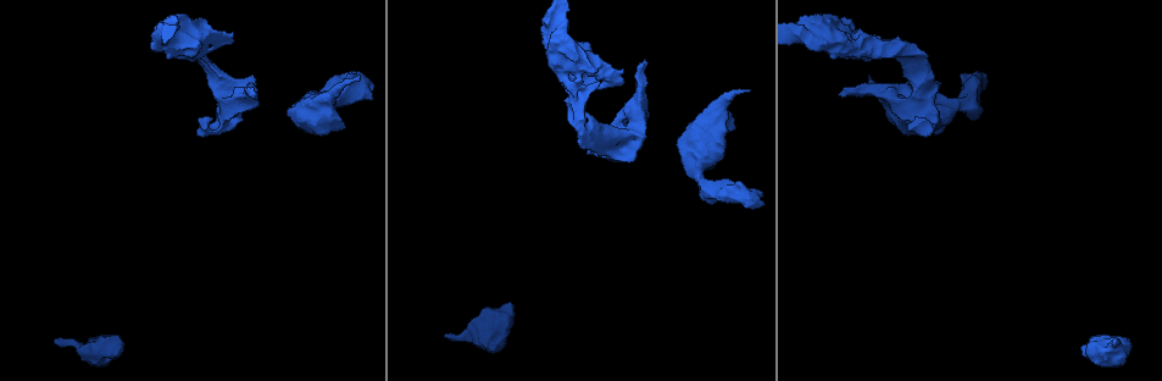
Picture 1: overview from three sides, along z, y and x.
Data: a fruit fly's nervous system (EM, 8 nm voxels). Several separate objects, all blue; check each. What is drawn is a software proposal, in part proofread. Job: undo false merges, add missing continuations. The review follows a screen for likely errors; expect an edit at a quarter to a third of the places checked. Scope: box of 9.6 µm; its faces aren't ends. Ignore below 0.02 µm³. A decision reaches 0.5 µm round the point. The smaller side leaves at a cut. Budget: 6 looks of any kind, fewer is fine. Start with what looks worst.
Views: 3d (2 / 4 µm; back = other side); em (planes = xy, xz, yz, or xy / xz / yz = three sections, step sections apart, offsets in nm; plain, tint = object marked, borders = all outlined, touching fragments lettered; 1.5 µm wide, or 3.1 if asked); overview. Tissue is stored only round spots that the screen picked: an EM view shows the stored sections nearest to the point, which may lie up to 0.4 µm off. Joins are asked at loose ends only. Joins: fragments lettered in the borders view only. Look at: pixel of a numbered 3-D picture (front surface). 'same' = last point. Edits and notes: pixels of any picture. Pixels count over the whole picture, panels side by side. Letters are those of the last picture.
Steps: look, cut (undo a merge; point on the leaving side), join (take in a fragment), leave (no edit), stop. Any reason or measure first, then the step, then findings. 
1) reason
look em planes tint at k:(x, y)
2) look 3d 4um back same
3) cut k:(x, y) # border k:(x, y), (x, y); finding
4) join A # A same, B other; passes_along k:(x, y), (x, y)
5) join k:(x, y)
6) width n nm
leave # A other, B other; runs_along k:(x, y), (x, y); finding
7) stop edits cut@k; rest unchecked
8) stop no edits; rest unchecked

branch stops here
look em xz step 8 borders at 1:(255, 93)

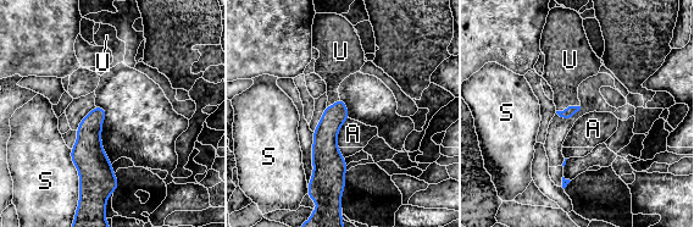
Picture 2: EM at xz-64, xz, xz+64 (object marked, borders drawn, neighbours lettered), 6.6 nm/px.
join U # A other, S other, U same; passes_along 2:(570, 111), (568, 106), (565, 68); it goes on there

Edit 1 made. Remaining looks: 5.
redraw
look overview

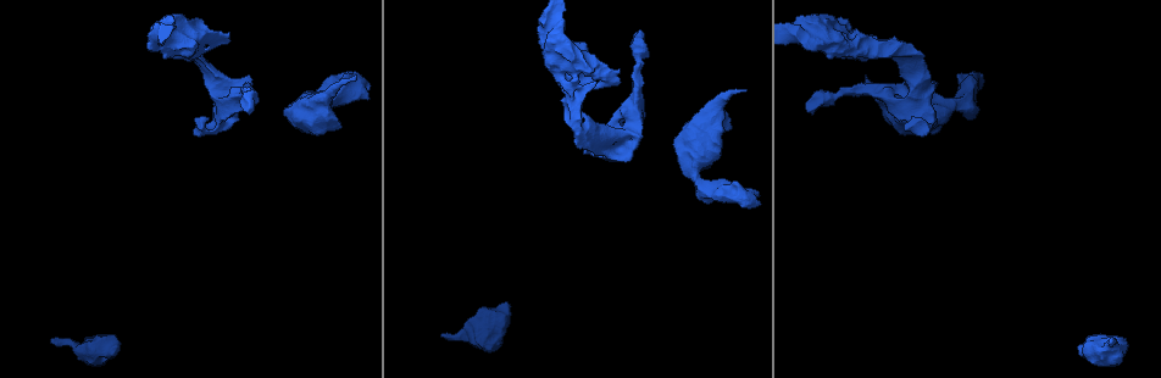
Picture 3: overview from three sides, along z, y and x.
free end
look 3d 4um at 3:(356, 77)

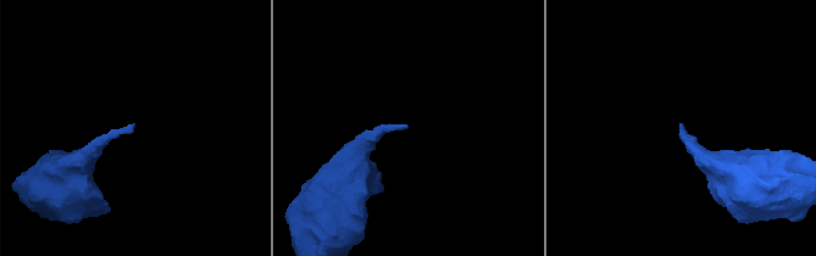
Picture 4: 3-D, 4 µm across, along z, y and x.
look em planes borders at 4:(133, 126)

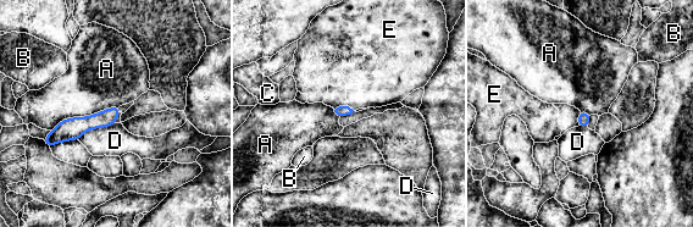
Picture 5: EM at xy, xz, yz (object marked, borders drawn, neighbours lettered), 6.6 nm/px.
join E # A other, B other, C other, D other, E same; passes_along 5:(339, 111), (351, 109), (382, 87); it goes on there

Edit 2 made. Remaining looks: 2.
stop edits join@2, join@5; rest unchecked

